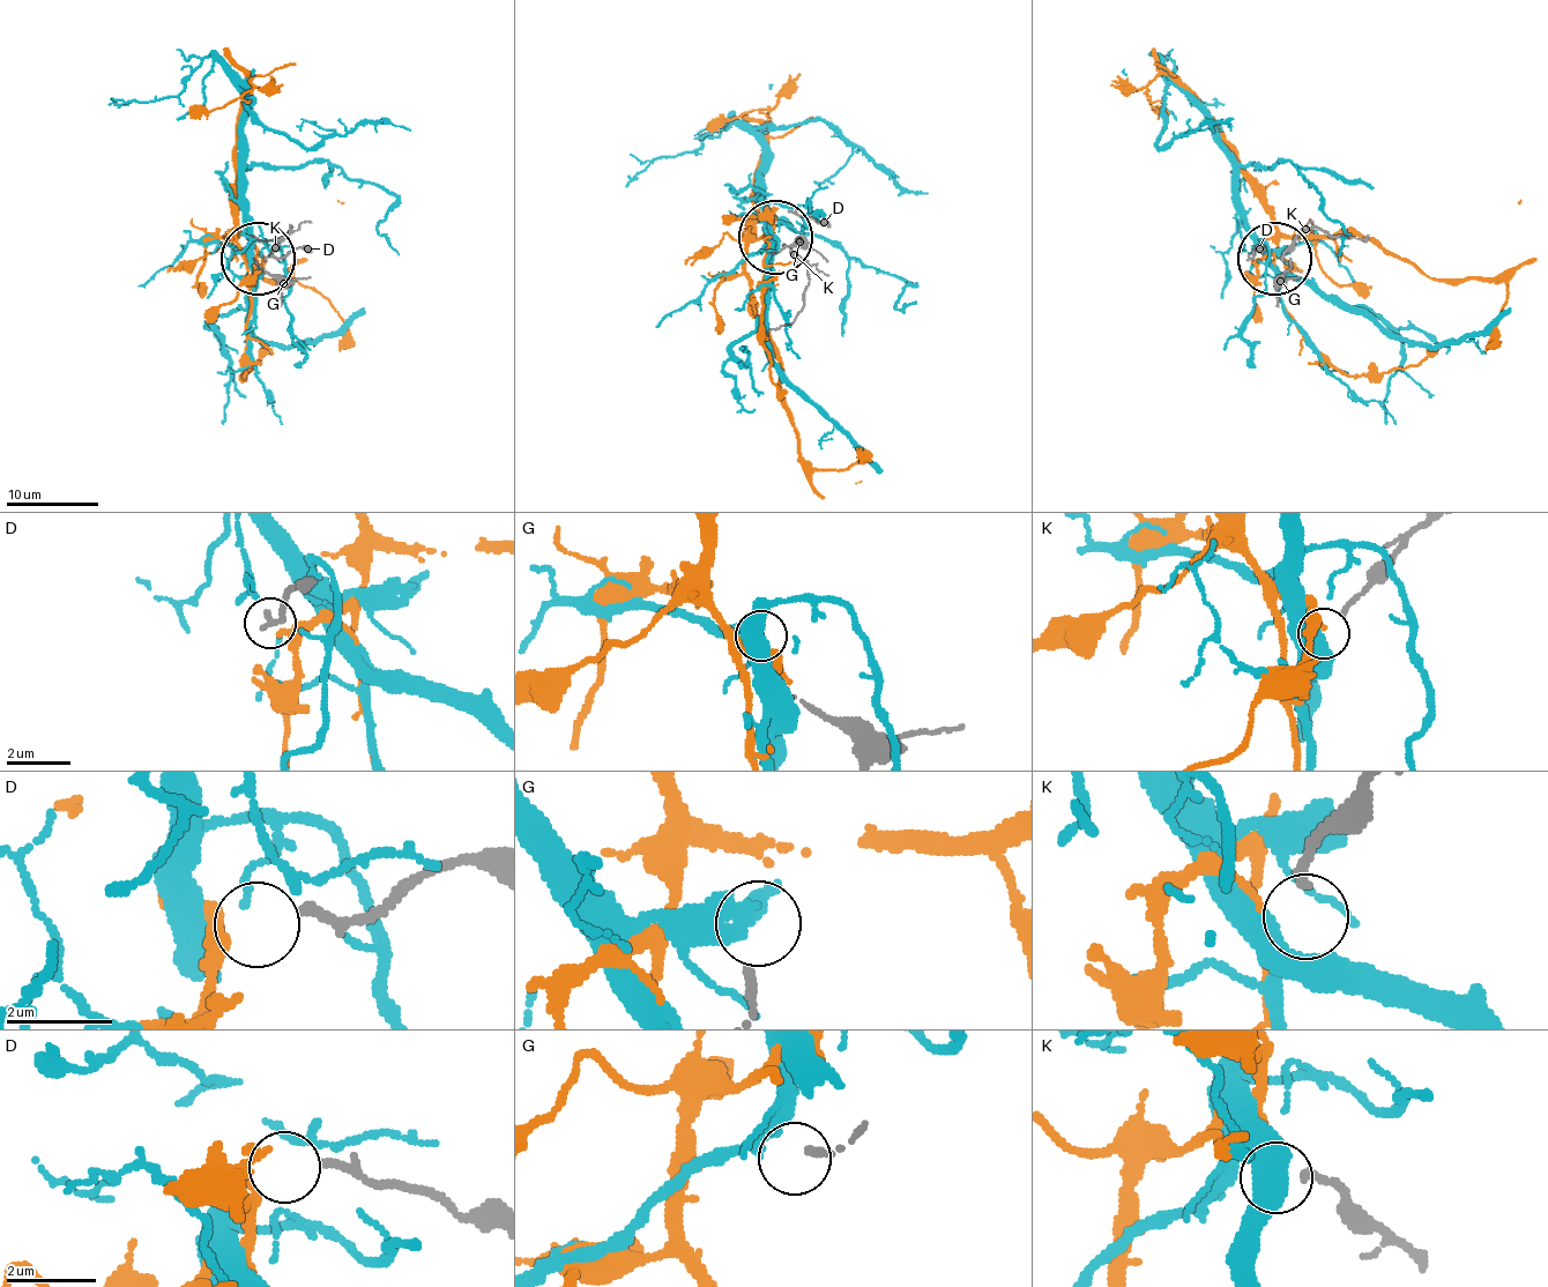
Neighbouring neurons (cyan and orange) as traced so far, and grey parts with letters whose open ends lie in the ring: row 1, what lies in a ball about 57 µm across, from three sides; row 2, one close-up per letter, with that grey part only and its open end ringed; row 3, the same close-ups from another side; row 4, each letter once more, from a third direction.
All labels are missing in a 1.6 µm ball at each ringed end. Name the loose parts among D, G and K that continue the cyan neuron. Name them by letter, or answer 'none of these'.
none of these

